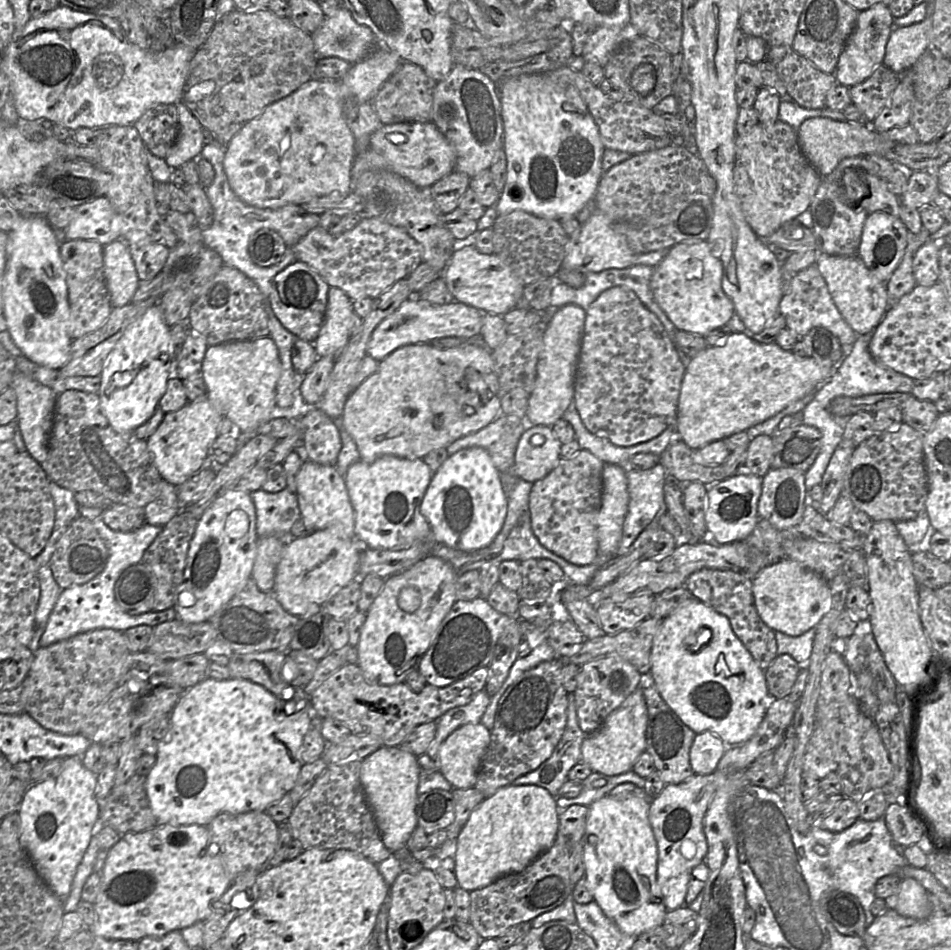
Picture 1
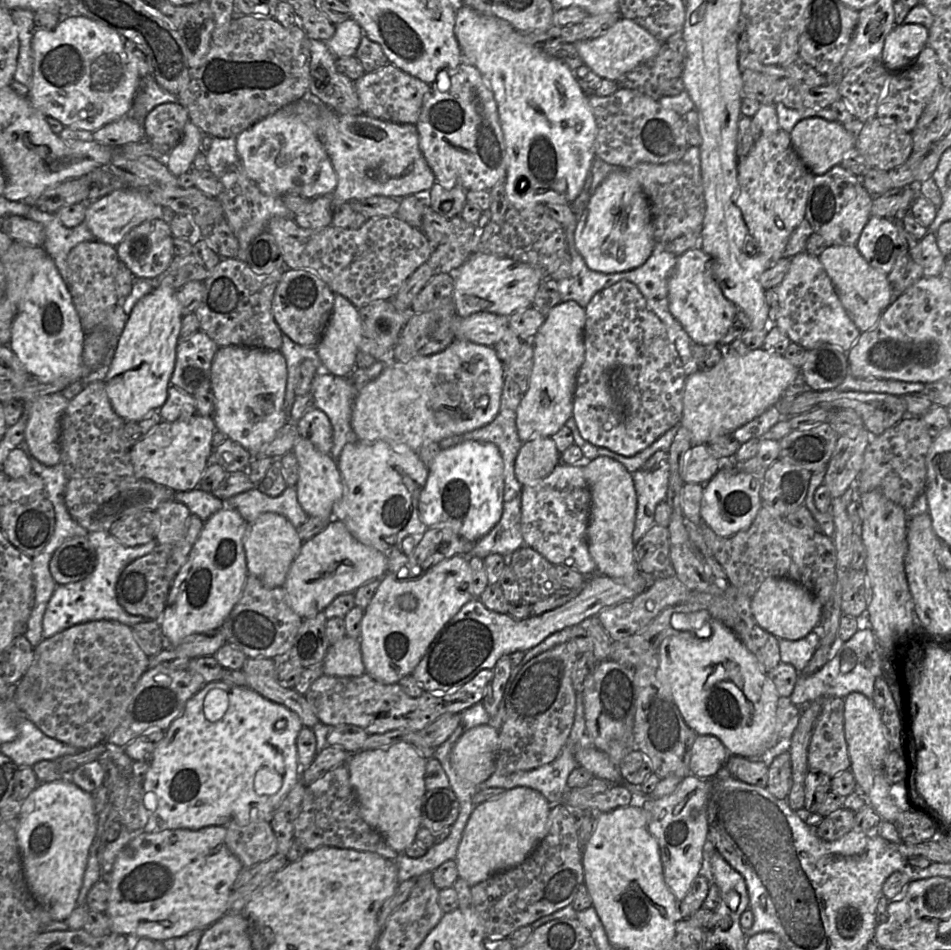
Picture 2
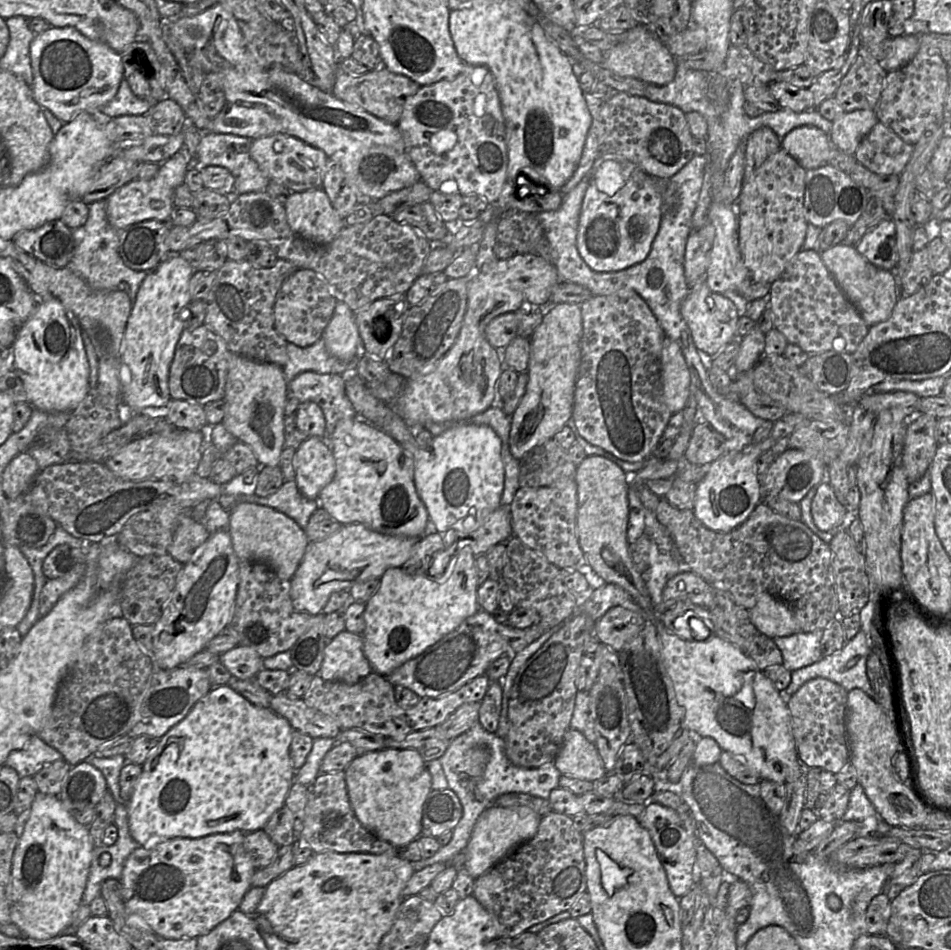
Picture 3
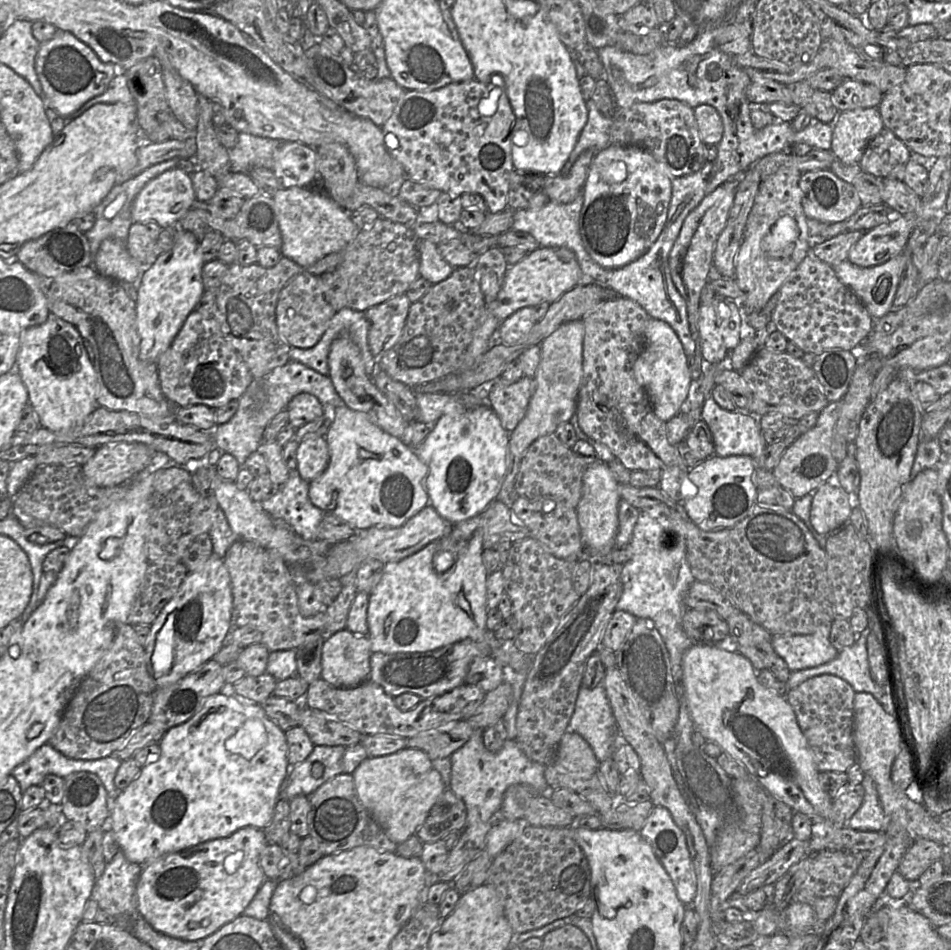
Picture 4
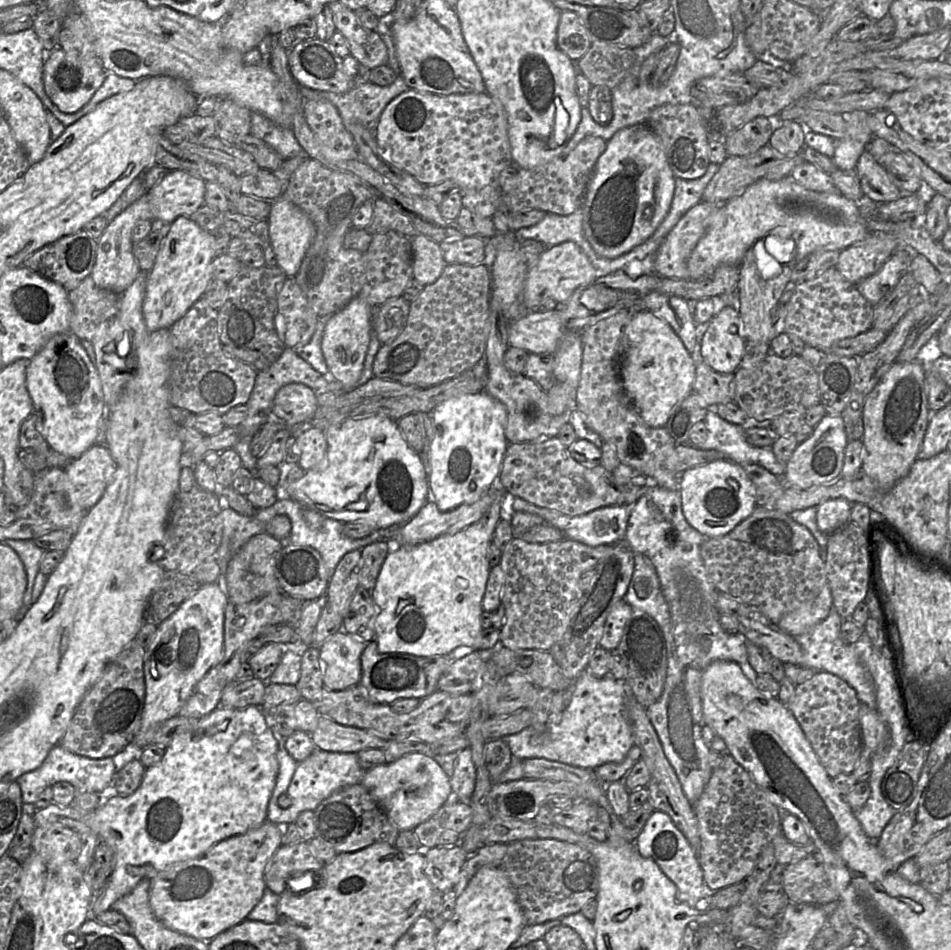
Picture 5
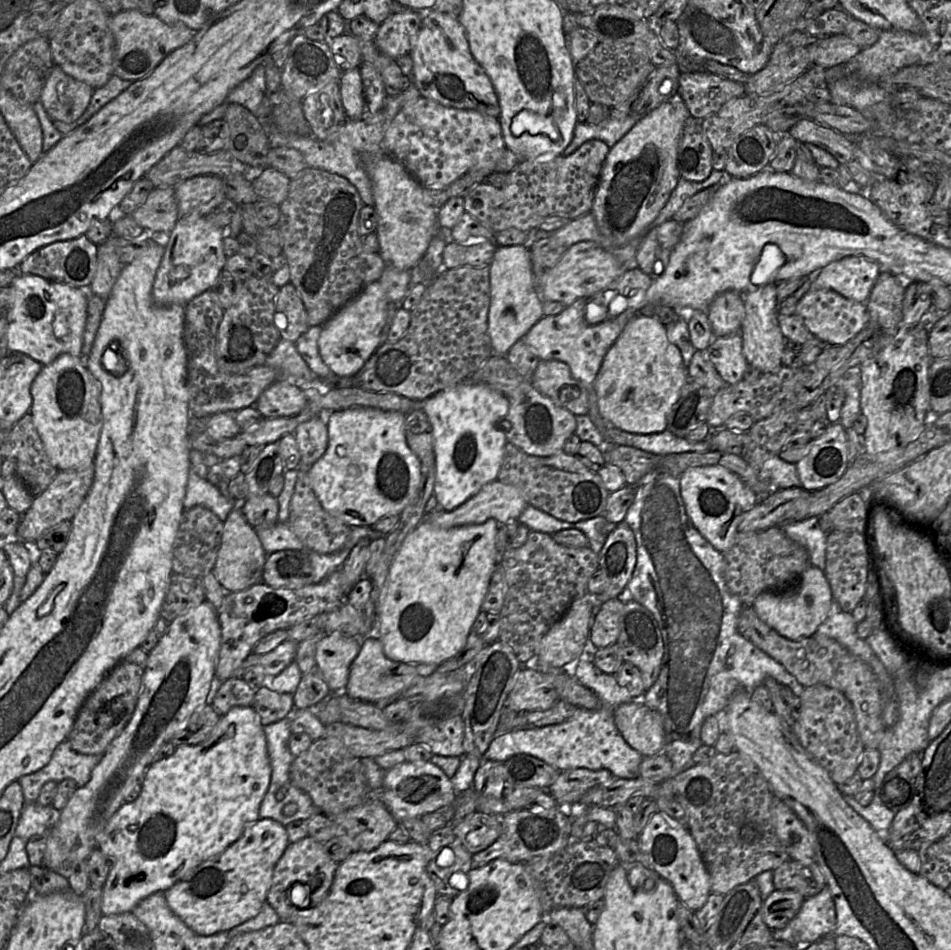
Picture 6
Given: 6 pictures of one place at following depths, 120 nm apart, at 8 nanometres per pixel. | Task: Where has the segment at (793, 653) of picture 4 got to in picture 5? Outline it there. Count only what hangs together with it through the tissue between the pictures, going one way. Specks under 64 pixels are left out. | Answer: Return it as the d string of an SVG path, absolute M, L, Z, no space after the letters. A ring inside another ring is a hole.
M832 607L828 616L822 622L815 625L808 632L794 637L802 649L802 662L800 666L784 664L785 676L793 682L793 679L797 677L799 667L832 673L855 690L861 703L869 708L876 709L876 685L874 679L869 670L860 661L853 645L842 641L840 628L843 621L842 617Z

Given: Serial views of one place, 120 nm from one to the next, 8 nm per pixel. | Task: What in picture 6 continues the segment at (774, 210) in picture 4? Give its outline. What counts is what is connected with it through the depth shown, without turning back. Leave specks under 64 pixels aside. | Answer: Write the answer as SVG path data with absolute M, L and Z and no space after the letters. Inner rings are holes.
M756 269L751 275L751 283L756 288L746 290L743 296L745 317L740 328L743 354L747 363L762 373L773 373L783 366L781 357L787 339L783 336L777 320L779 302L776 295L776 283L763 283L763 281L757 283L755 274L757 275Z

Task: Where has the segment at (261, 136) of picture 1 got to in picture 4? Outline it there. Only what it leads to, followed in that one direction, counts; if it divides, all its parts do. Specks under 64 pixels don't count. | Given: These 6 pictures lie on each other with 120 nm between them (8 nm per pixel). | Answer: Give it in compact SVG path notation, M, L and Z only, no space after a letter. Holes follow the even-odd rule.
M281 142L273 154L272 171L283 188L310 188L318 178L315 148Z

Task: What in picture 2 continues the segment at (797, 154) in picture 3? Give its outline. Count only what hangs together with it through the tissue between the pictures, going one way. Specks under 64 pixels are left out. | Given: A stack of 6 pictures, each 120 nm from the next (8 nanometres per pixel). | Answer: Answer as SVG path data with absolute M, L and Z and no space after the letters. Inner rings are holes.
M811 117L799 121L789 133L793 148L804 165L813 175L823 175L834 166L840 165L843 155L854 148L856 134L848 131L837 121L826 121L819 117Z

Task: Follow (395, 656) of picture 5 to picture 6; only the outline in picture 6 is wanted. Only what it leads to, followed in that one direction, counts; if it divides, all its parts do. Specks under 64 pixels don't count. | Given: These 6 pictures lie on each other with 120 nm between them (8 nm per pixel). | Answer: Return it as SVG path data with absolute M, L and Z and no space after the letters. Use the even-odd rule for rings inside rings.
M365 636L362 639L361 650L350 666L349 679L344 692L354 699L376 702L408 689L419 677L415 664L391 660L384 654L380 639Z

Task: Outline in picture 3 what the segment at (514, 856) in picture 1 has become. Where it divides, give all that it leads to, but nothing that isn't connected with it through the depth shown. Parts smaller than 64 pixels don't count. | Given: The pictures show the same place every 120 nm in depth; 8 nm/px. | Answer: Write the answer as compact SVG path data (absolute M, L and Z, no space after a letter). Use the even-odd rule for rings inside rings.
M490 805L478 817L465 850L452 861L457 870L464 868L477 879L495 864L512 854L523 843L532 839L542 817L527 806L501 807Z

